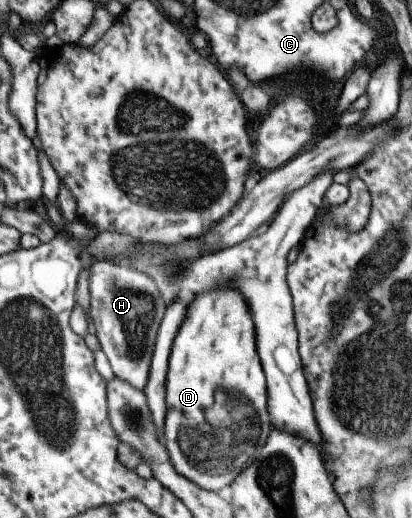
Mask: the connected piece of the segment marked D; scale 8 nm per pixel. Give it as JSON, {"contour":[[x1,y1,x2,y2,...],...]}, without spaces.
{"contour":[[237,290,199,293,174,342,166,384,166,421,163,441,177,472,201,488,218,493,259,460,273,430,266,371,258,351,258,339,251,309]]}

